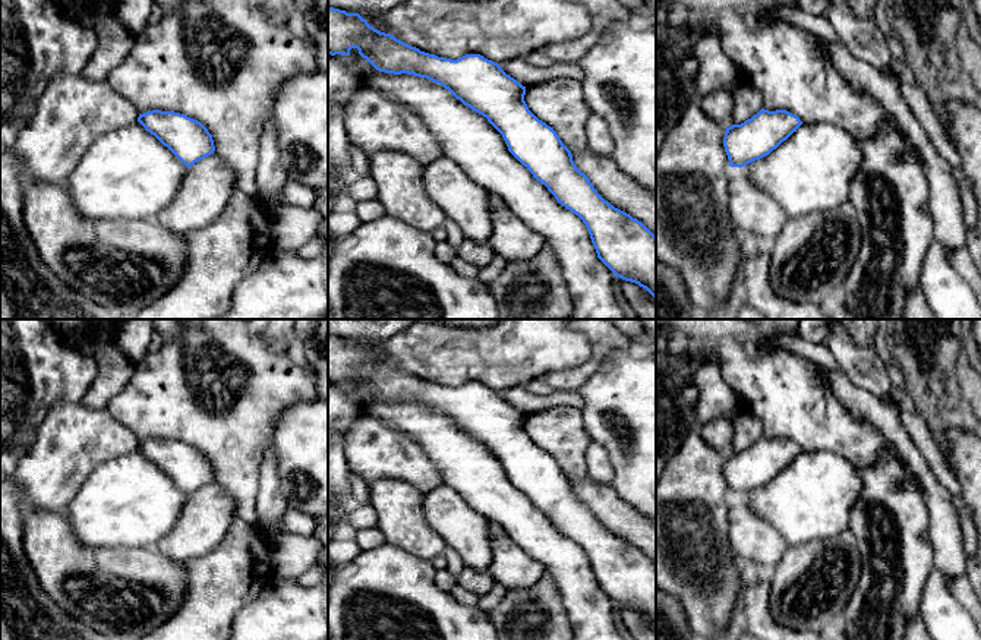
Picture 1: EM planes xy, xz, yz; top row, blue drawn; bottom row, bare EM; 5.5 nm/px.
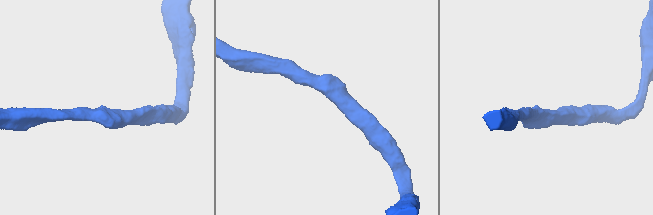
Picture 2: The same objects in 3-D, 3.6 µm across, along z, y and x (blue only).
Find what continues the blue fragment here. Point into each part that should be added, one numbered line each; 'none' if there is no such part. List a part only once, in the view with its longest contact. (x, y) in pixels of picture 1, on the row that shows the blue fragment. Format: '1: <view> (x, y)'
1: xz (467, 138)

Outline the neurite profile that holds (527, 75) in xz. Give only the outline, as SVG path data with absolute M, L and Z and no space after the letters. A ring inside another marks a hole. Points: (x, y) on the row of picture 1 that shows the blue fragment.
M514 59L499 64L501 69L529 88L552 79L577 79L583 76L581 69L575 63L555 62L549 67L534 67L527 64L523 59Z

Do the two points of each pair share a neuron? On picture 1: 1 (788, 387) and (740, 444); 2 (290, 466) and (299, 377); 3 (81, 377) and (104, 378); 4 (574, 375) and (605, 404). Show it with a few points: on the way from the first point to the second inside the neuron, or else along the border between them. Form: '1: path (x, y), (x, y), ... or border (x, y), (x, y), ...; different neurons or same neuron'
1: border (743, 409), (748, 410), (760, 422), (763, 435); different neurons
2: border (312, 399), (292, 403), (273, 428); different neurons
3: border (92, 356), (95, 377), (79, 403); different neurons
4: border (605, 358), (599, 368), (574, 390); different neurons

